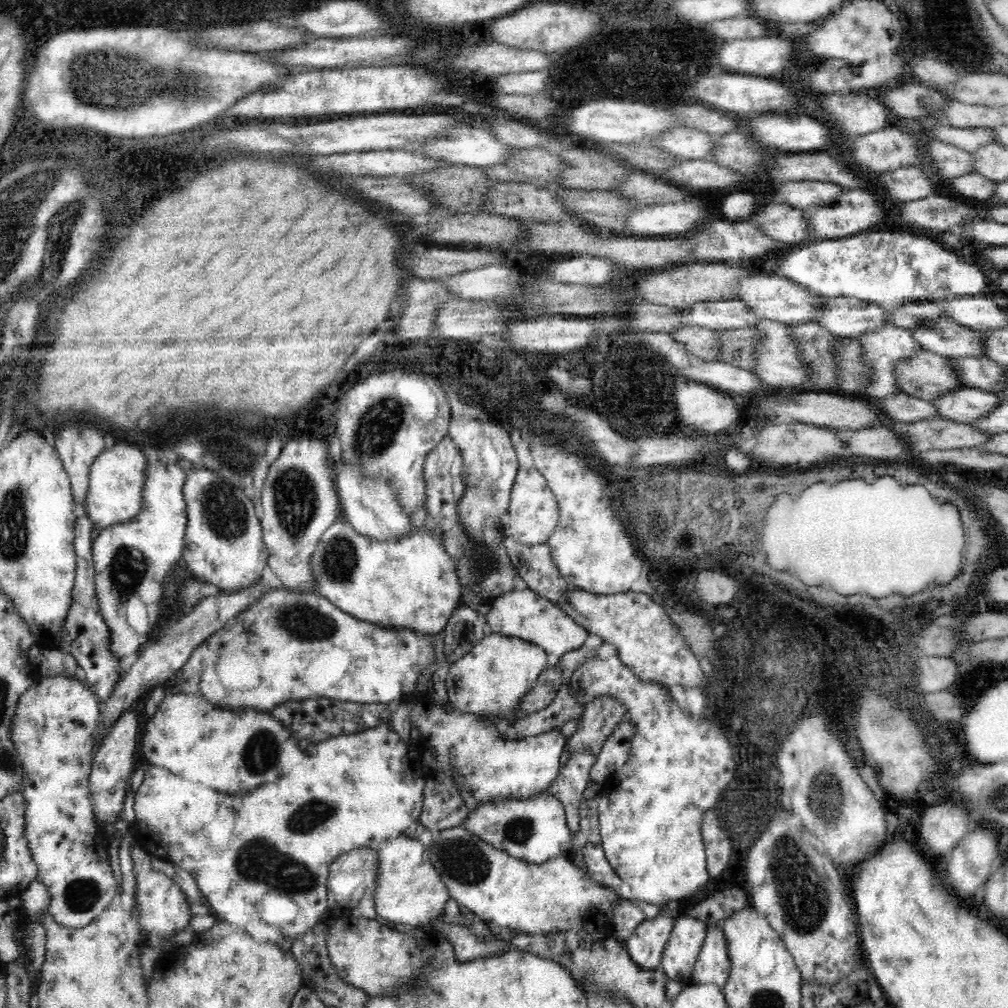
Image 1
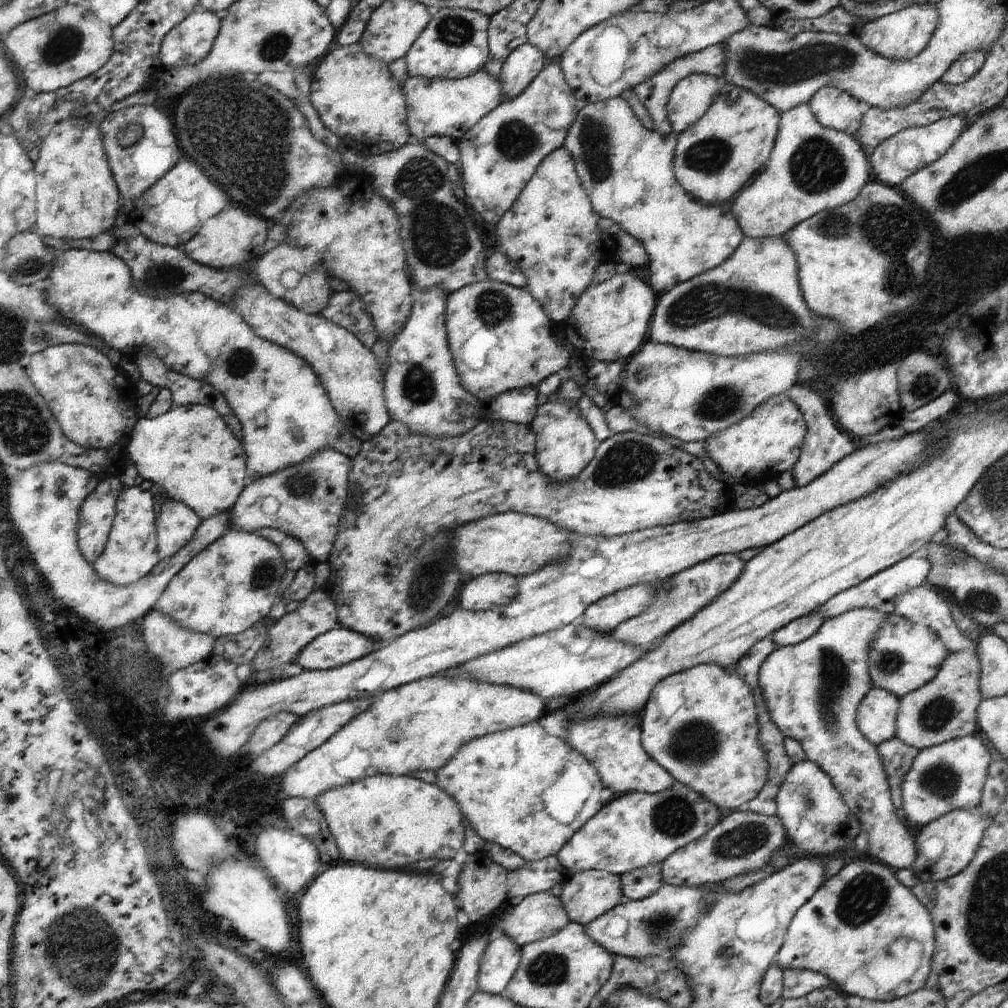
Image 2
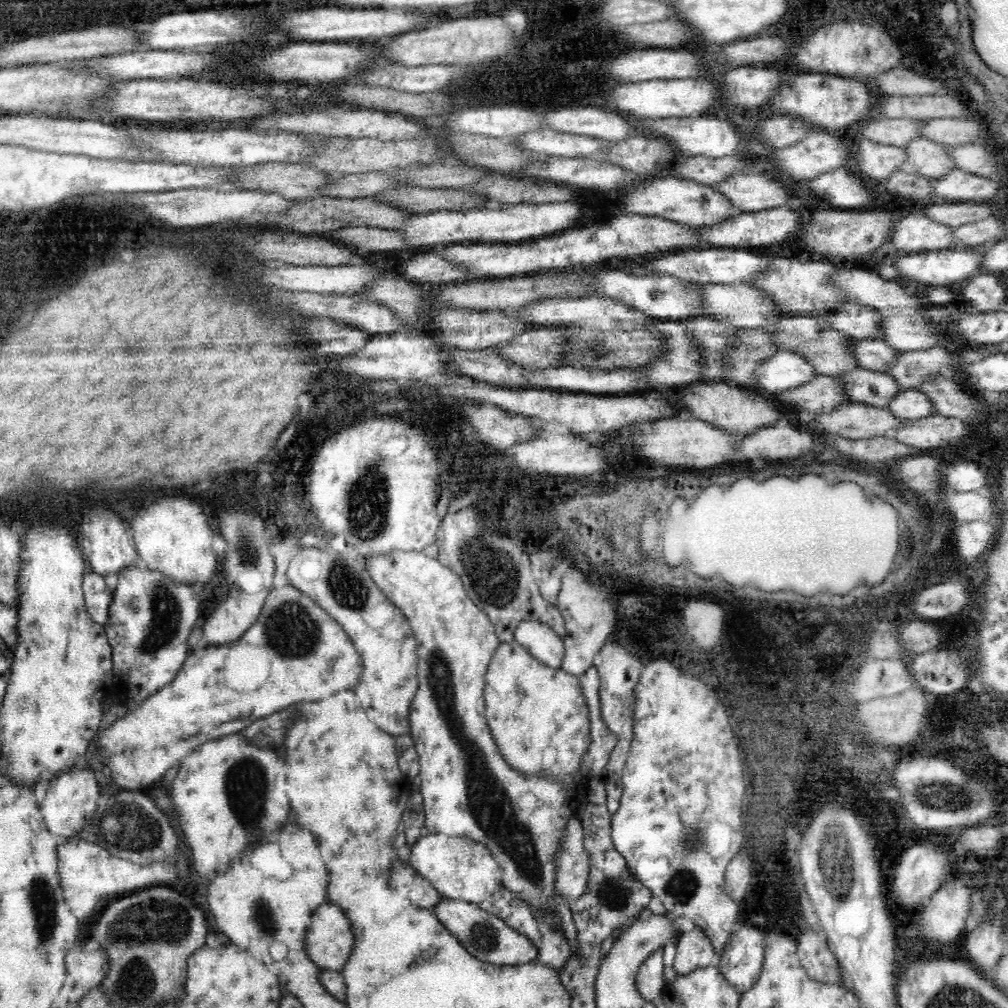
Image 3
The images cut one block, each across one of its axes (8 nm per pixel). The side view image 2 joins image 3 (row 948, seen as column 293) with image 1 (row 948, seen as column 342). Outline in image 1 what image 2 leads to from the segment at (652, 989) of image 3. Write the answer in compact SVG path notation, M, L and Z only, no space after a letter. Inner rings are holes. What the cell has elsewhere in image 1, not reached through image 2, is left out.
M674 904L662 905L656 917L644 919L634 929L624 943L636 965L642 969L653 969L660 964L675 919Z

